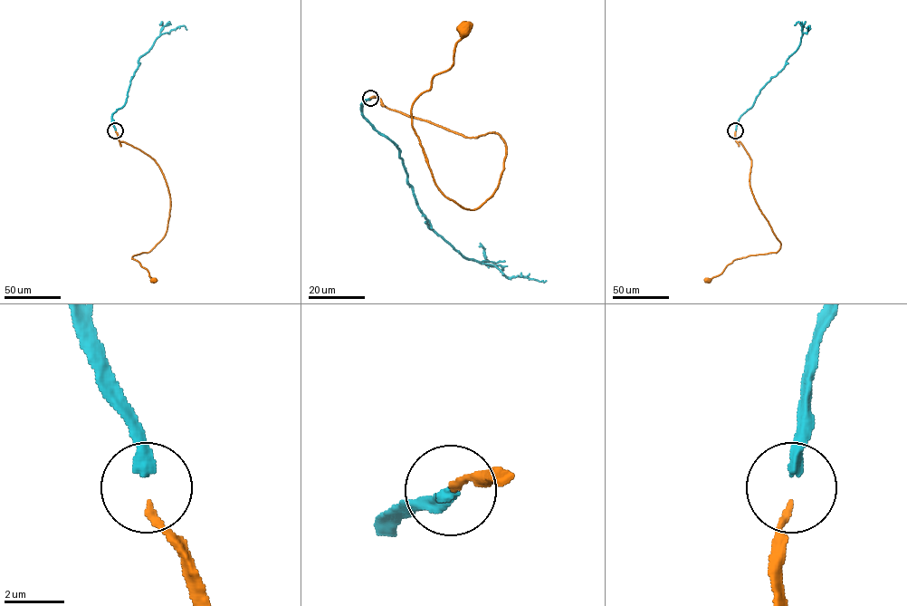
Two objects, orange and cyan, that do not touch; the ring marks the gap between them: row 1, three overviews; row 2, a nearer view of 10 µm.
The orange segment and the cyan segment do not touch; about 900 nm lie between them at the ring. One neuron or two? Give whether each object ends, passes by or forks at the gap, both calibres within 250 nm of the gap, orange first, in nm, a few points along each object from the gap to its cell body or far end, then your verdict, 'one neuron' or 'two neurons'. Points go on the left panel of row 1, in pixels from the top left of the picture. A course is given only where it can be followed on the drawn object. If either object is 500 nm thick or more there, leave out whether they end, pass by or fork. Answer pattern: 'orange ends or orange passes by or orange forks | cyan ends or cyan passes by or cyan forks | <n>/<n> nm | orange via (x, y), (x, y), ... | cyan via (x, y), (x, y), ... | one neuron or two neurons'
orange ends | cyan ends | 200/420 nm | orange via (115, 130), (119, 142), (154, 159), (170, 196), (164, 237), (149, 251), (132, 257), (154, 281) | cyan via (115, 130), (112, 115), (125, 102), (138, 59), (160, 35), (179, 26), (184, 25), (186, 30) | one neuron

